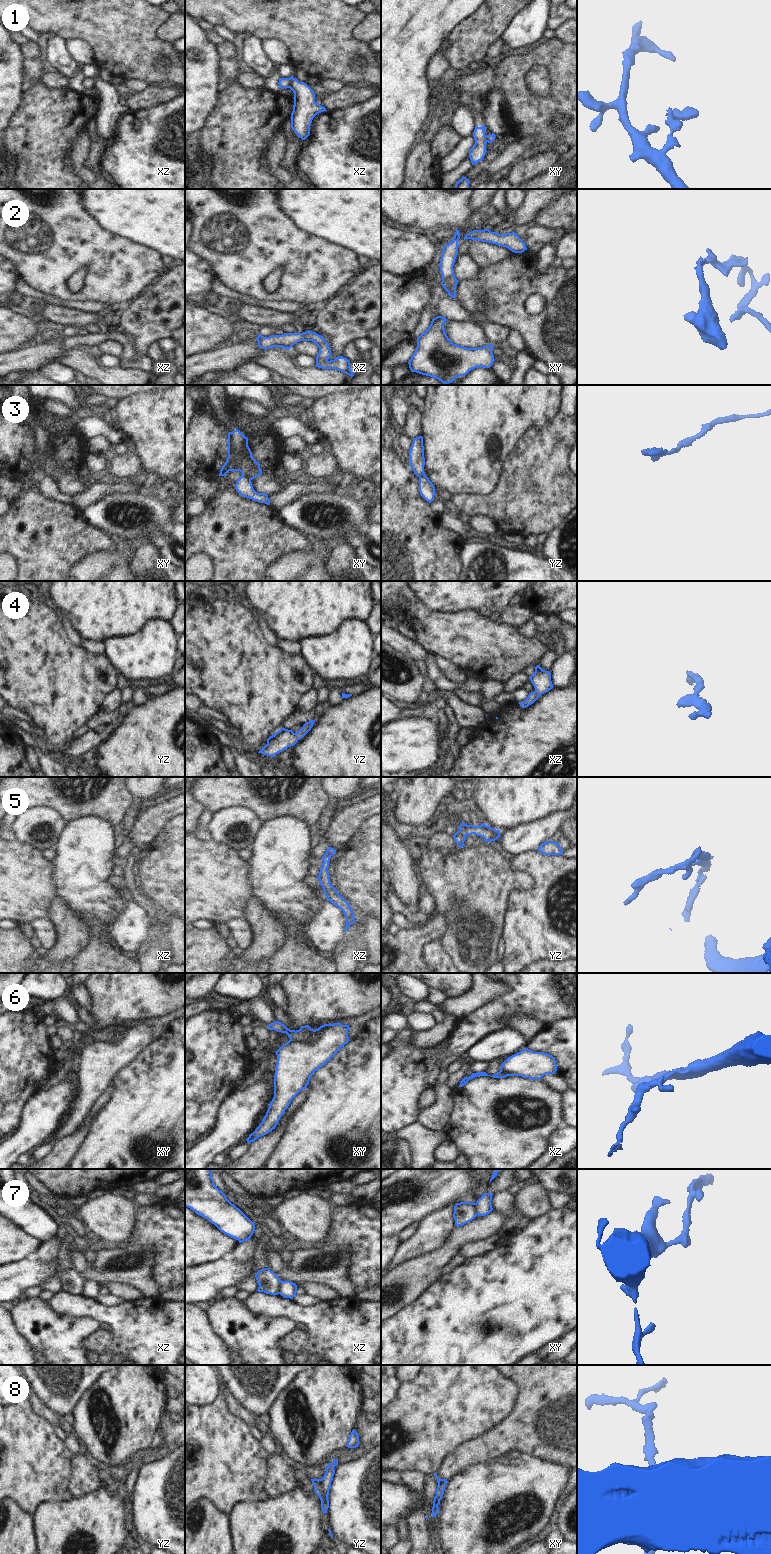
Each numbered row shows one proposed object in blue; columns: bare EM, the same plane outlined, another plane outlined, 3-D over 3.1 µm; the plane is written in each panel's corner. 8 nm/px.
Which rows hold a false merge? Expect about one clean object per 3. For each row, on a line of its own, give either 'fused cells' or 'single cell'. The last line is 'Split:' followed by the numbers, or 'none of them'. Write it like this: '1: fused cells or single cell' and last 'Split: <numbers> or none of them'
1: fused cells
2: fused cells
3: fused cells
4: single cell
5: fused cells
6: fused cells
7: fused cells
8: single cell
Split: 1, 2, 3, 5, 6, 7

